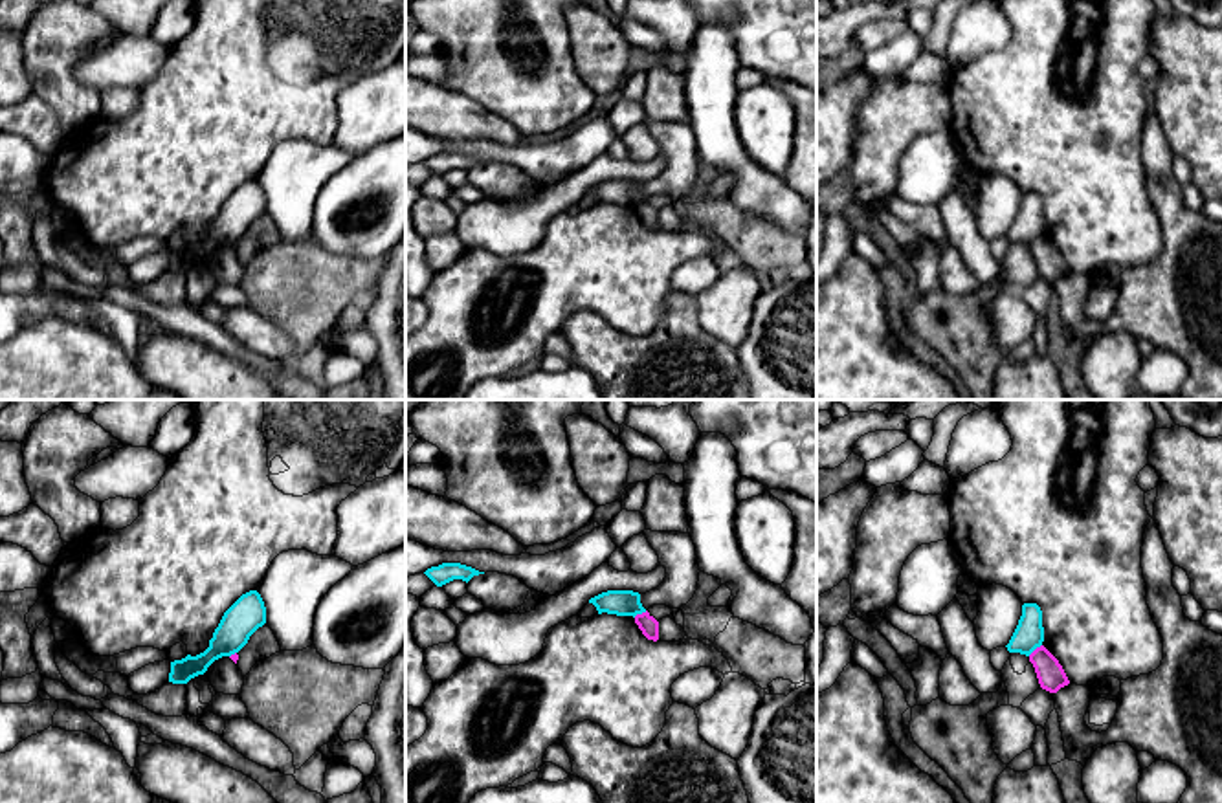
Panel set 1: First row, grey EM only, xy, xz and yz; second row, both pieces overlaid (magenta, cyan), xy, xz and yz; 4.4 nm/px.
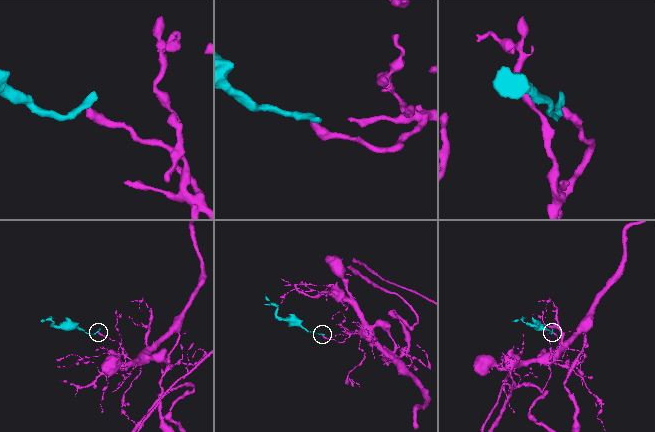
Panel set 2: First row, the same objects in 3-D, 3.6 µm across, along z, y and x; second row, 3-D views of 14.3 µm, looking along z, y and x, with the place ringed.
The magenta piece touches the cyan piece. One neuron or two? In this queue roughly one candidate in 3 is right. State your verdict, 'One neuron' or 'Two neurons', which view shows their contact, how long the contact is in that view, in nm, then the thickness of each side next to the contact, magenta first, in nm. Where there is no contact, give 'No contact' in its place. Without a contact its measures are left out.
Two neurons. Touches magenta in yz. Shared border 80 nm. Thickness 120 nm (magenta) against 130 nm

